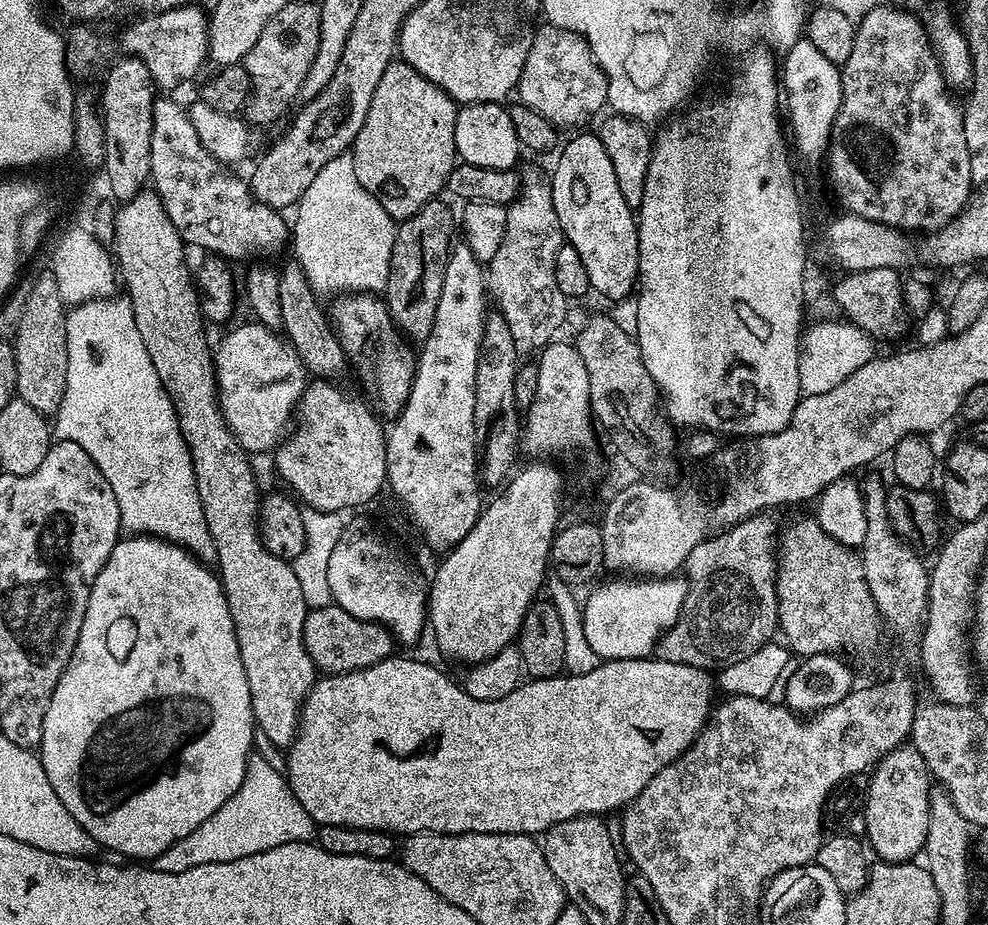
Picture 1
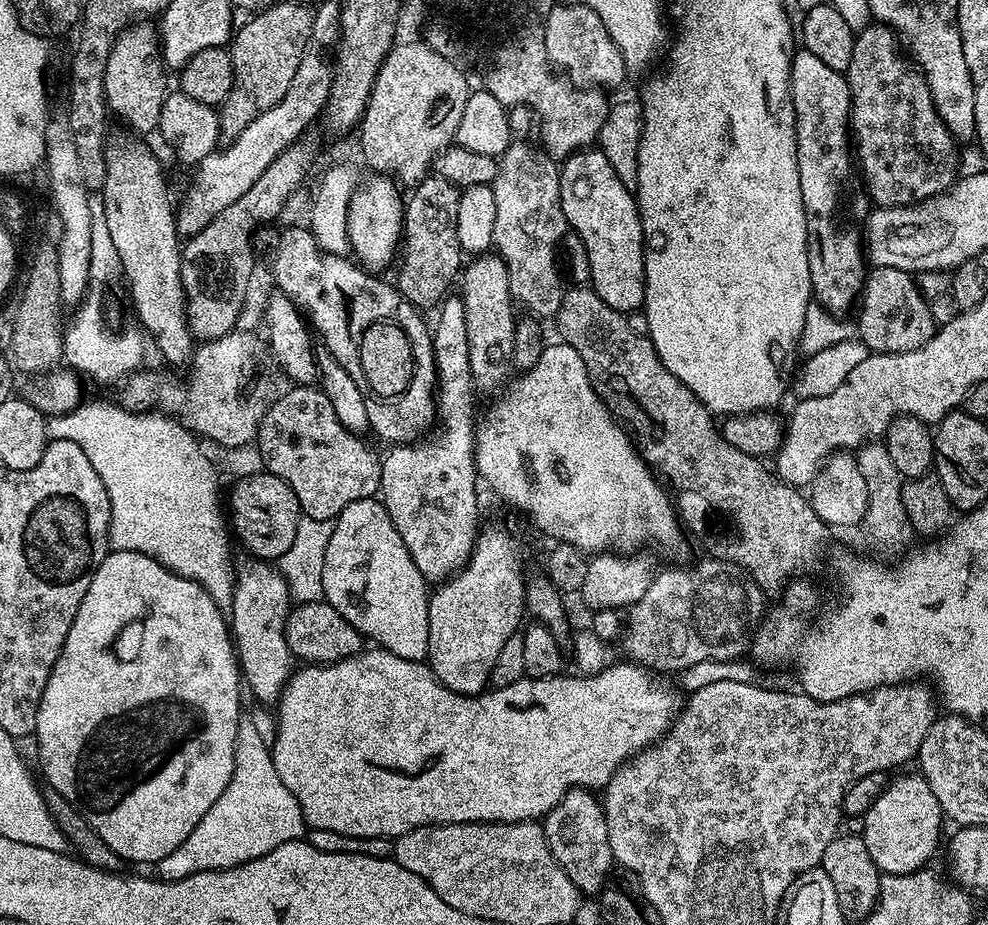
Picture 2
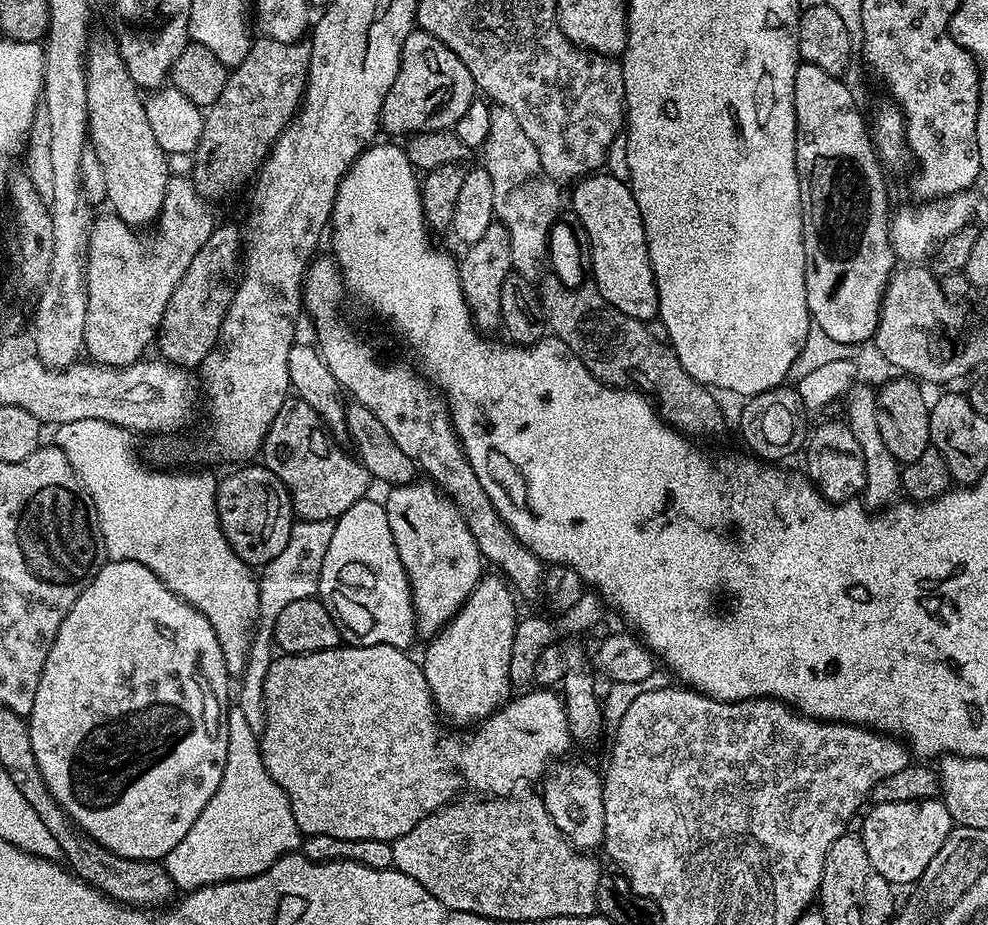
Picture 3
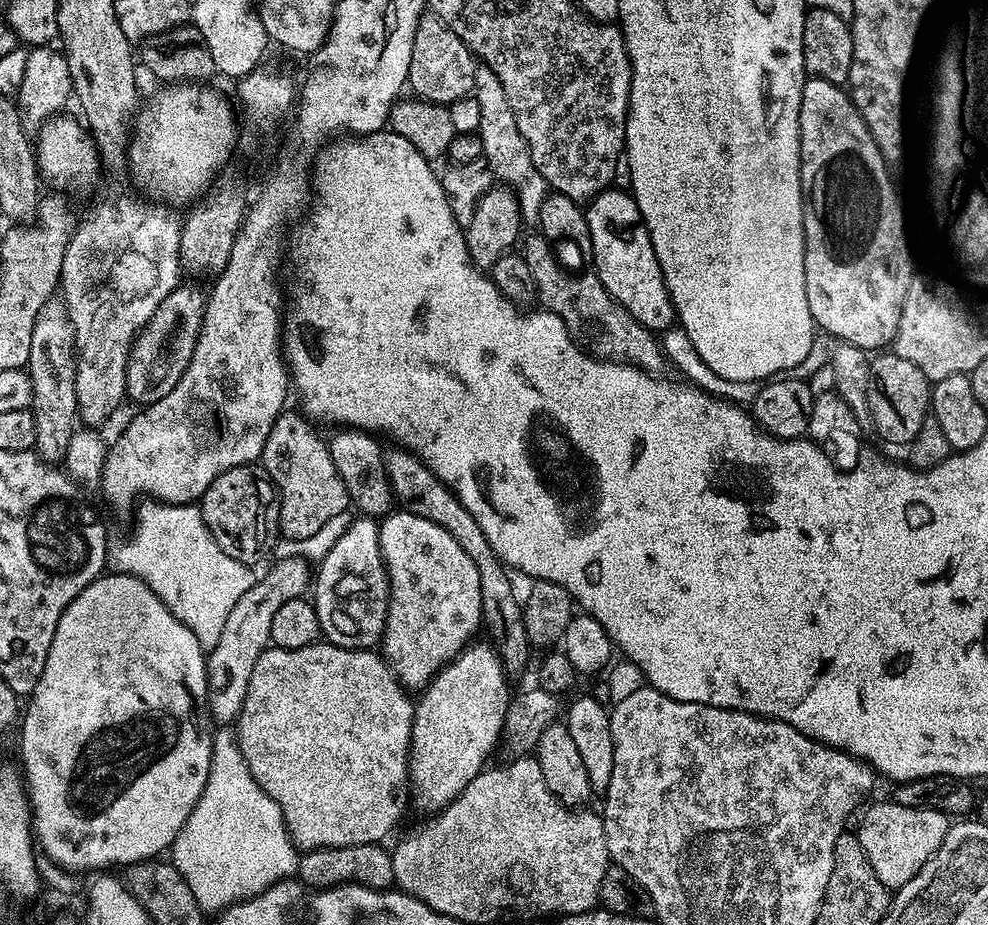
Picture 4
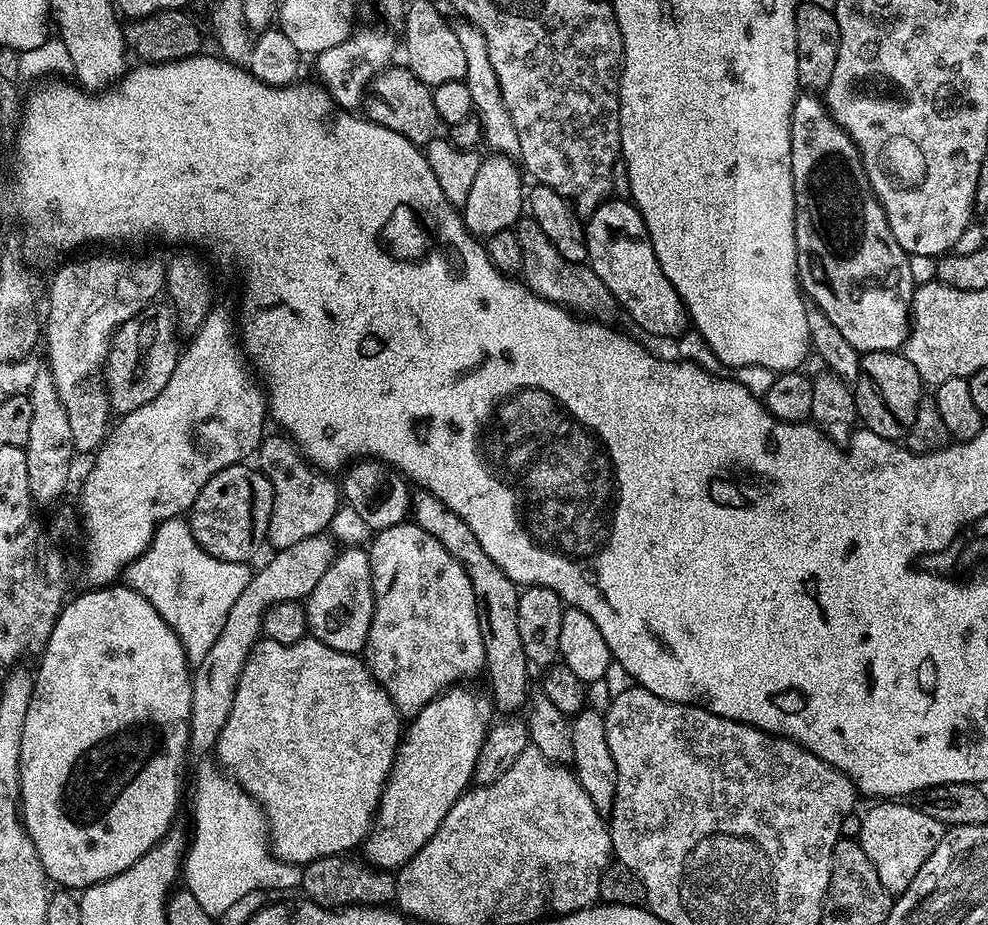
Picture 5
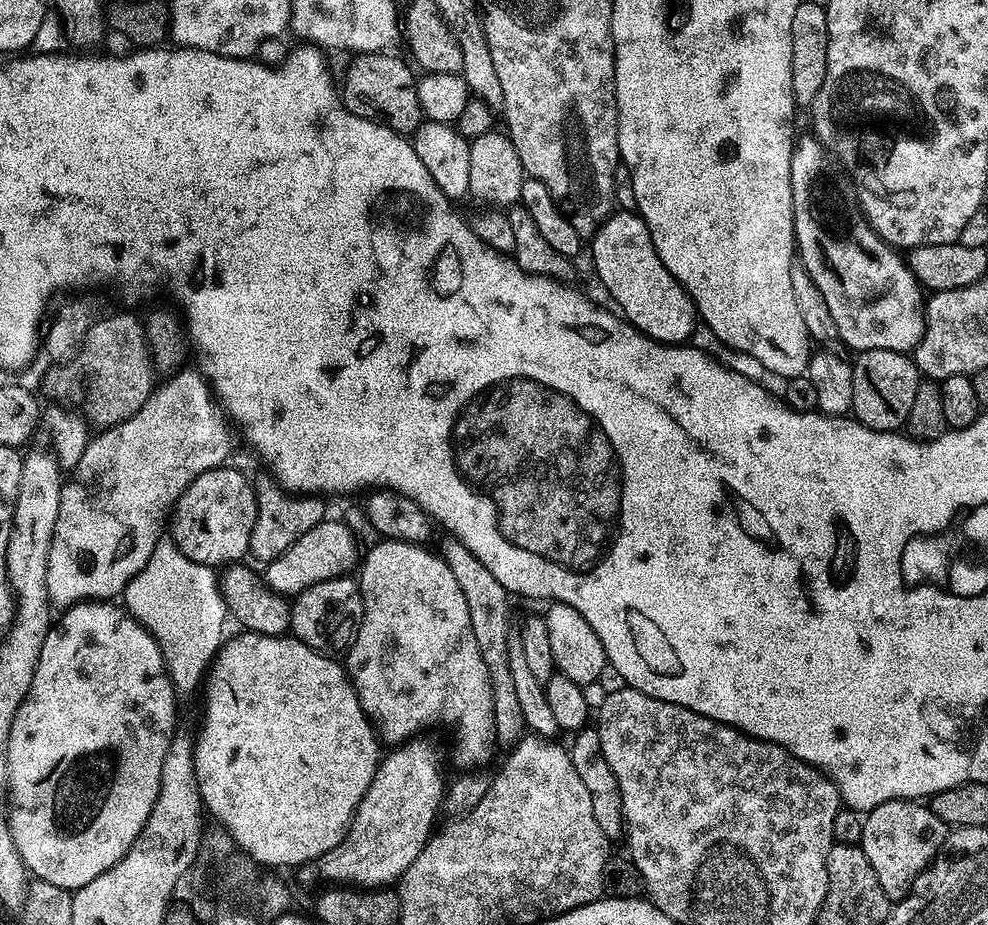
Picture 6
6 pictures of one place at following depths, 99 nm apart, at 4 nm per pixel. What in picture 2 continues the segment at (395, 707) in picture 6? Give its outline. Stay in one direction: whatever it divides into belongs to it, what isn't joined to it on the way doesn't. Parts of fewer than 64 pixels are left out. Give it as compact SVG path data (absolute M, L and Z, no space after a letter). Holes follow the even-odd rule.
M449 295L438 311L440 317L436 320L436 328L434 324L431 338L432 357L436 360L438 373L438 420L444 423L444 437L425 448L420 442L389 447L380 462L378 493L410 558L428 582L443 582L468 563L481 527L480 504L476 501L478 473L472 420L474 385L463 299L459 295Z

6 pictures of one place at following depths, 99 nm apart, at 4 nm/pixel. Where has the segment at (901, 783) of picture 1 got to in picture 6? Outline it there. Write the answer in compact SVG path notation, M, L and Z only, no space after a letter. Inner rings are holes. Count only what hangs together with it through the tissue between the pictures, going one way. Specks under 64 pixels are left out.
M891 800L886 802L872 812L867 813L863 817L863 823L859 846L866 854L866 858L870 858L870 866L874 866L874 874L878 874L878 882L882 885L882 890L886 890L889 901L899 902L911 892L916 879L939 856L940 849L944 846L946 826L933 814L927 803L914 800Z

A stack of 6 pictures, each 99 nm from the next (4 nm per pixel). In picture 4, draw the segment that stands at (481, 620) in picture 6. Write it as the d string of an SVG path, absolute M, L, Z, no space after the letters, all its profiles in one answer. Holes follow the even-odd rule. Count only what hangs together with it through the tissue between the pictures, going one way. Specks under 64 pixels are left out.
M396 446L393 452L385 451L382 459L384 461L384 474L388 477L392 490L397 501L406 506L407 511L418 514L422 518L430 518L438 526L442 526L474 558L474 566L478 566L480 575L480 585L482 586L482 617L483 627L488 627L491 643L494 645L500 661L504 663L504 671L508 674L520 672L524 668L524 662L528 658L528 648L530 641L524 629L524 618L522 615L522 604L512 593L512 584L508 581L509 573L506 565L496 557L496 551L486 542L486 534L482 534L482 526L479 520L466 510L466 506L457 496L450 491L434 475L425 464L420 461L420 457L405 450L403 447Z

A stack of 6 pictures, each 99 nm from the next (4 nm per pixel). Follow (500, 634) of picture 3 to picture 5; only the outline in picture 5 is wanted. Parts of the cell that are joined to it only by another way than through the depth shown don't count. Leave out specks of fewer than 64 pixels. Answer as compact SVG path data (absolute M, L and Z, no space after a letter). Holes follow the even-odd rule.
M453 686L441 692L417 716L411 717L409 724L412 725L409 728L407 725L403 733L400 745L396 748L396 757L388 781L384 783L372 831L368 833L362 845L363 859L373 868L399 870L403 864L410 862L414 854L418 854L418 850L422 850L422 846L426 846L426 842L434 838L438 826L442 826L454 802L458 802L461 796L469 791L479 751L482 750L484 738L494 716L494 705L485 693L483 696L472 688L464 687L468 686Z

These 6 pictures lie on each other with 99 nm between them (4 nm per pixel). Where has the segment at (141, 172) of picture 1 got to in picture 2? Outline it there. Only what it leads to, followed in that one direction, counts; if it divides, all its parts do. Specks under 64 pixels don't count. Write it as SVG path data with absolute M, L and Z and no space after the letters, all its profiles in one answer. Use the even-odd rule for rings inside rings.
M133 22L120 33L110 50L105 70L105 102L109 113L136 132L155 133L160 127L160 108L170 92L164 81L166 65L161 56L161 37L155 23Z

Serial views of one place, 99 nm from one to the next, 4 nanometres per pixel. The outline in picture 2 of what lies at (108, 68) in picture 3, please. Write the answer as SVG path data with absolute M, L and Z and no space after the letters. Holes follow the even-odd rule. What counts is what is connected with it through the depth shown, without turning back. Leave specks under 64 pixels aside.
M136 140L109 143L105 162L103 193L107 229L118 250L119 271L128 279L128 292L132 295L132 308L140 319L139 327L156 339L157 350L170 363L187 365L194 355L194 341L188 328L180 277L182 240L176 231L176 212L168 197L164 168L159 158Z

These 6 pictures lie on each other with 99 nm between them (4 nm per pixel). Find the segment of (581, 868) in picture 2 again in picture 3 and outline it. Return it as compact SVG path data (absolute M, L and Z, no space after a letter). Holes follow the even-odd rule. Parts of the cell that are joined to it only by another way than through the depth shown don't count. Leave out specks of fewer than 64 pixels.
M557 763L542 780L542 785L544 784L542 799L546 810L573 848L599 849L604 842L604 827L606 826L604 782L601 773L599 771L596 773L588 764L559 764Z

